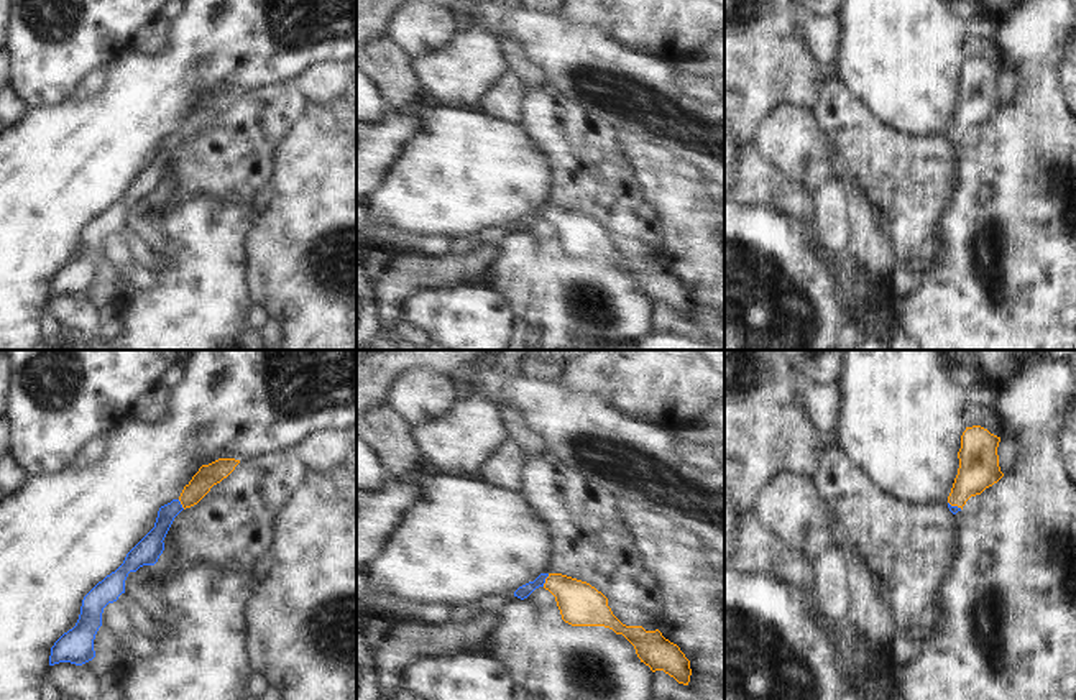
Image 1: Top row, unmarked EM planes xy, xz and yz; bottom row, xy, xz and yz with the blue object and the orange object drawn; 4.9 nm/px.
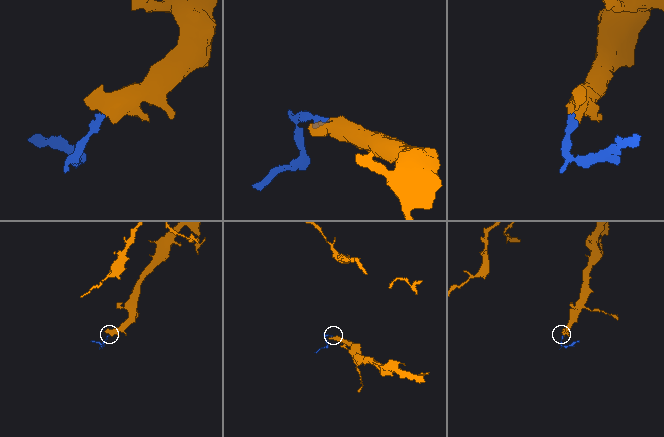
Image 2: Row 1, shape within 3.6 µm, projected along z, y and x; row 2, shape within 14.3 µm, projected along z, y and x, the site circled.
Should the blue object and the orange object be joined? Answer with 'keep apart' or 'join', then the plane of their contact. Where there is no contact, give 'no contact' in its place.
join | xz

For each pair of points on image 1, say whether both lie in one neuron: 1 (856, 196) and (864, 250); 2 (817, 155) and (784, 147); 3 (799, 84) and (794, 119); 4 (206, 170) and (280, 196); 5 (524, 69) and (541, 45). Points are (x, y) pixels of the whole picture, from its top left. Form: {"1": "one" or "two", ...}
{"1": "one", "2": "one", "3": "two", "4": "two", "5": "two"}

